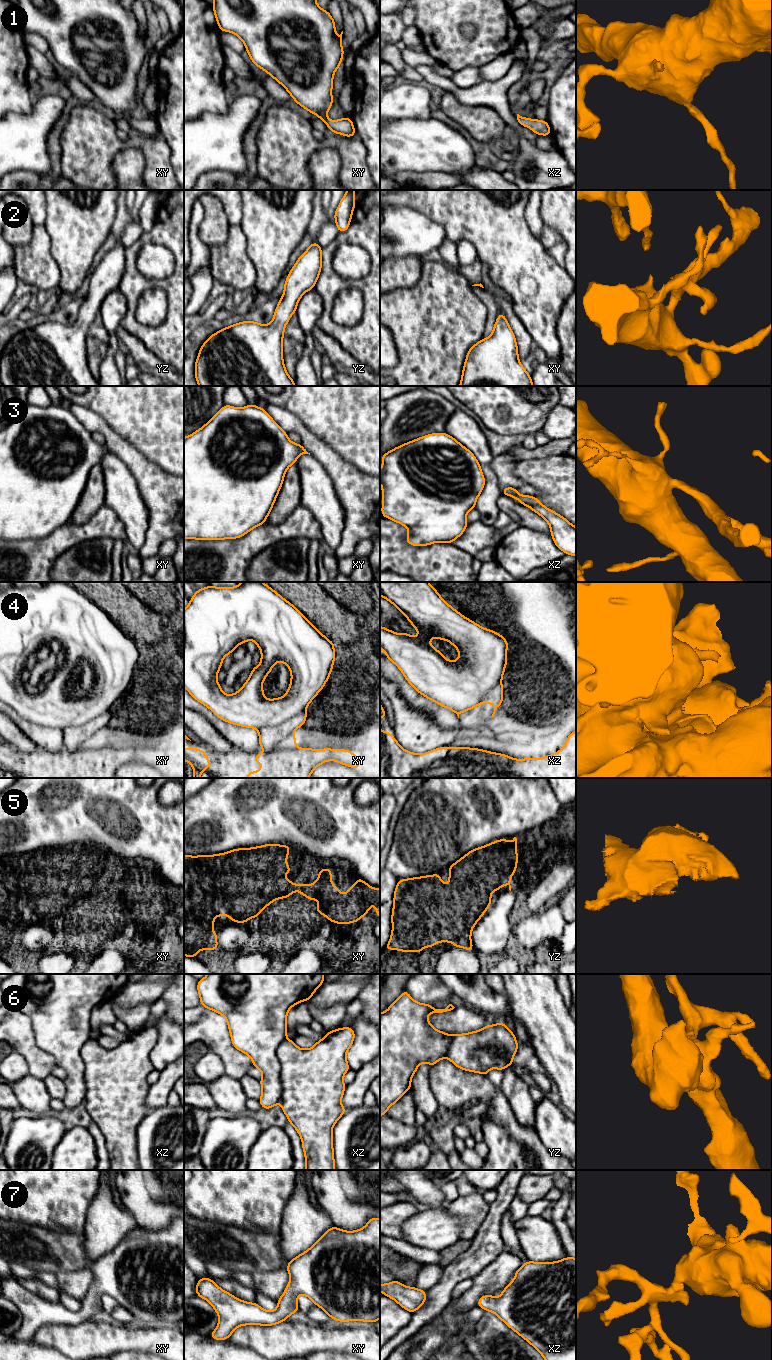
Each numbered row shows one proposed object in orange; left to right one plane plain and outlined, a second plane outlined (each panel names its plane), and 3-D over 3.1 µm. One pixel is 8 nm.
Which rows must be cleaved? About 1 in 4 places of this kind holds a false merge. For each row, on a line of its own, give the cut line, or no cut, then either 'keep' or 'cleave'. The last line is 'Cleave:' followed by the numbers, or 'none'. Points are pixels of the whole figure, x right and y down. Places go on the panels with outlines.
1: no cut | keep
2: no cut | keep
3: no cut | keep
4: xy (305, 708), (280, 723), (265, 725), (257, 729) | cleave
5: no cut | keep
6: xz (286, 1038), (277, 1049), (282, 1088), (279, 1101) | cleave
7: no cut | keep
Cleave: 4, 6

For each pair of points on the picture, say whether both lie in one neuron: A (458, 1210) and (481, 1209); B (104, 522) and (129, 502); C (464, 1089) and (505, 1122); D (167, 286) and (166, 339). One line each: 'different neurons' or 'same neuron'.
A: same neuron
B: different neurons
C: same neuron
D: same neuron

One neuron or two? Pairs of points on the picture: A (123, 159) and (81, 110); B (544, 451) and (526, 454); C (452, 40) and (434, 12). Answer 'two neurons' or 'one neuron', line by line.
A: two neurons
B: one neuron
C: one neuron

